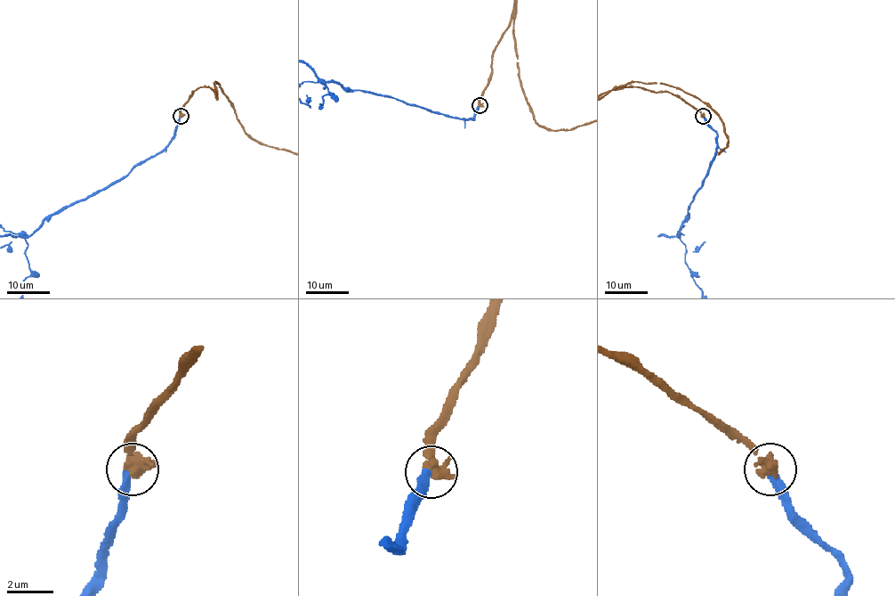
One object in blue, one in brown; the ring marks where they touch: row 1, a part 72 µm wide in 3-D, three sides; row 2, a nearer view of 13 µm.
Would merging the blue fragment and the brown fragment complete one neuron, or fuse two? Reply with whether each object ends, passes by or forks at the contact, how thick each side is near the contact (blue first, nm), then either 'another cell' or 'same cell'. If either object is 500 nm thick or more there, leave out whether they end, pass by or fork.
calibres 360 and 600 nm; same cell

